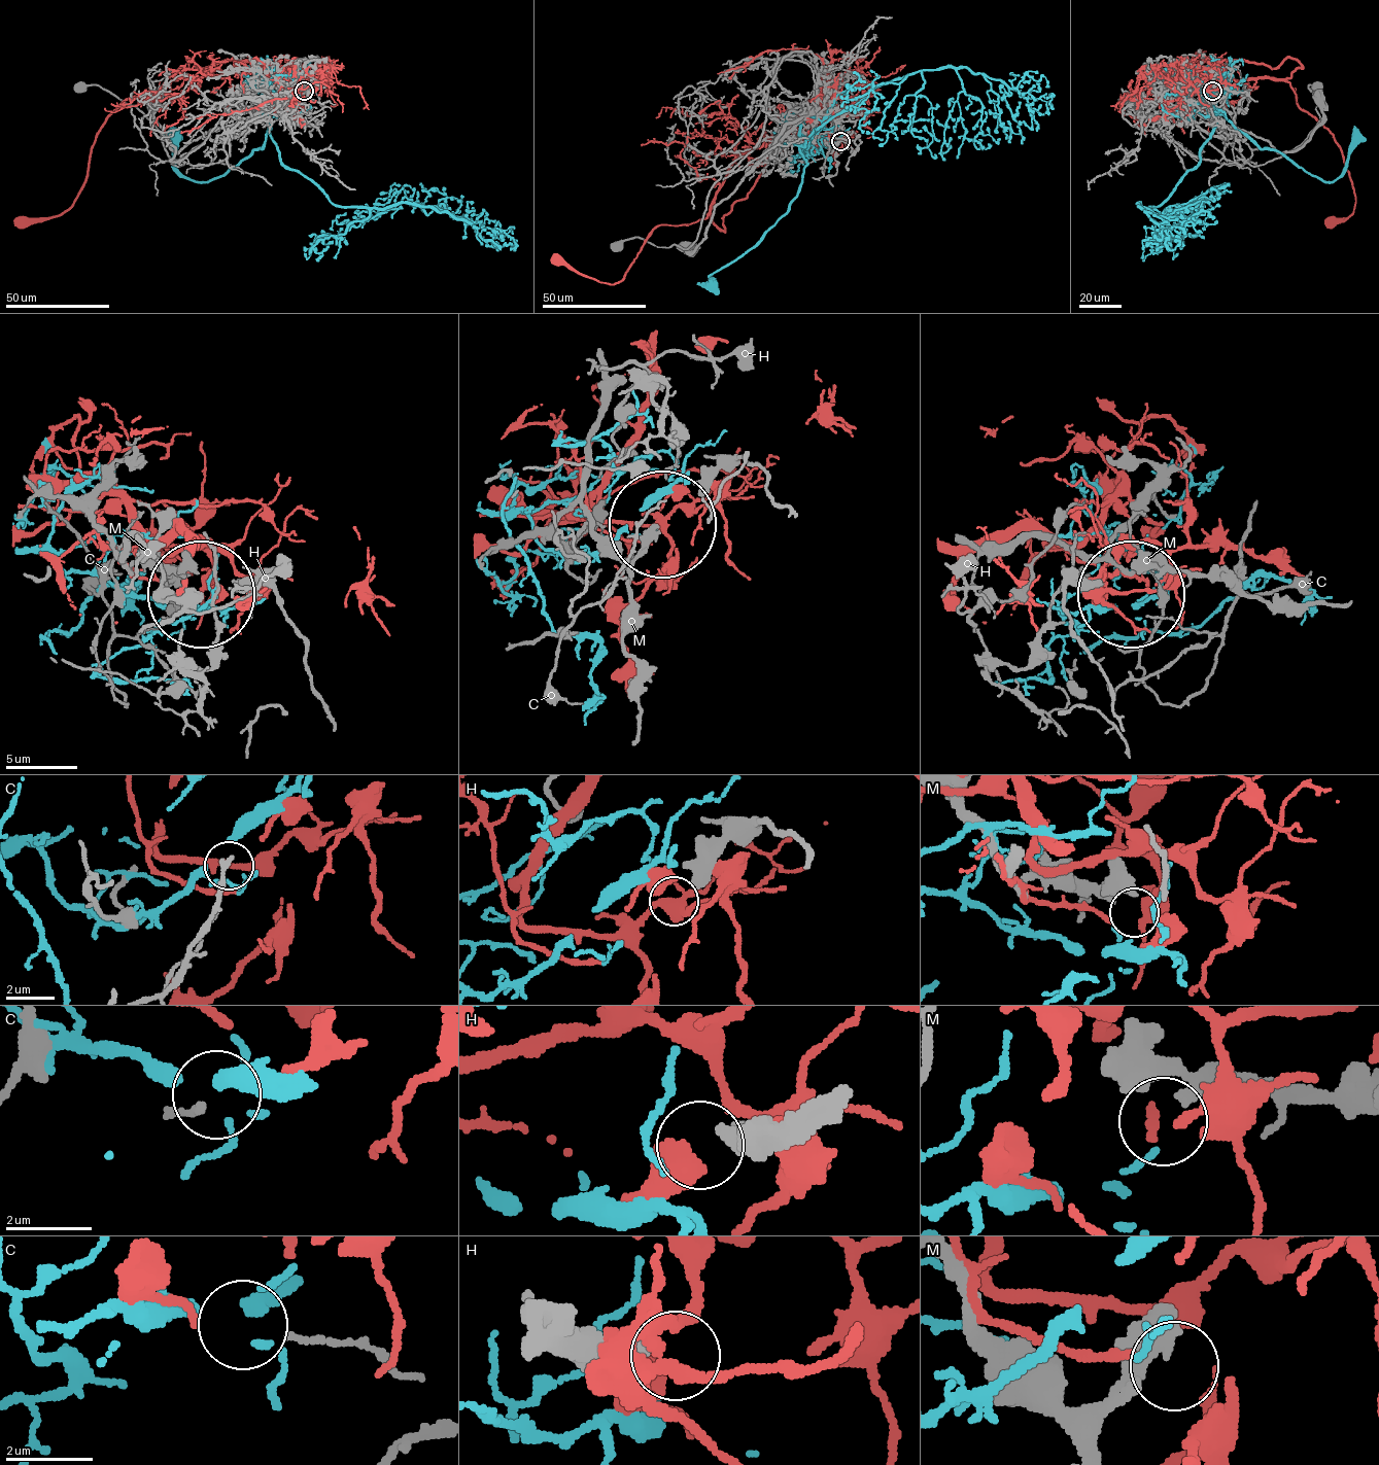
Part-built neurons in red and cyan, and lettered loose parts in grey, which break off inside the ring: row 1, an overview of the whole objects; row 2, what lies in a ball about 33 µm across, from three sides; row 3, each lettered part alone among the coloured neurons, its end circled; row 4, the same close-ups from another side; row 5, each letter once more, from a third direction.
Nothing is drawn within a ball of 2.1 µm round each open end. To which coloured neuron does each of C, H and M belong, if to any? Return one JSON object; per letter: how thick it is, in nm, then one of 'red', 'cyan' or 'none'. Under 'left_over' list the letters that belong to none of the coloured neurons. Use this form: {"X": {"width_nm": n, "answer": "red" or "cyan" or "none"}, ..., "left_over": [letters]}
{"C": {"width_nm": 110, "answer": "none"}, "H": {"width_nm": 500, "answer": "none"}, "M": {"width_nm": 360, "answer": "none"}, "left_over": ["C", "H", "M"]}

